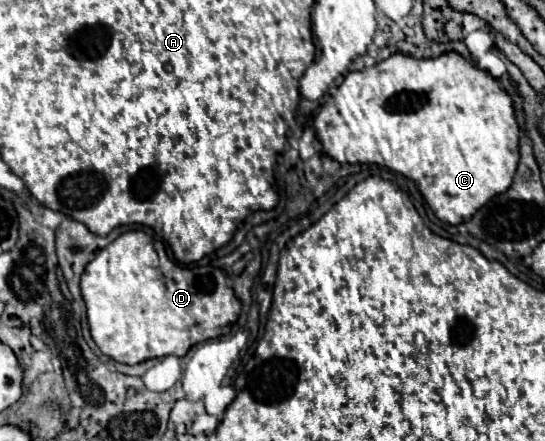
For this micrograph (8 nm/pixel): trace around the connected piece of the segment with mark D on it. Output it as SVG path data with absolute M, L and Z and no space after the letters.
M142 230L124 232L112 244L108 244L86 266L80 280L80 288L86 302L86 316L92 340L96 342L102 354L120 364L138 364L168 354L184 356L198 342L230 334L232 324L240 316L240 302L234 296L234 290L226 284L226 276L220 268L178 268L168 258L164 244Z

